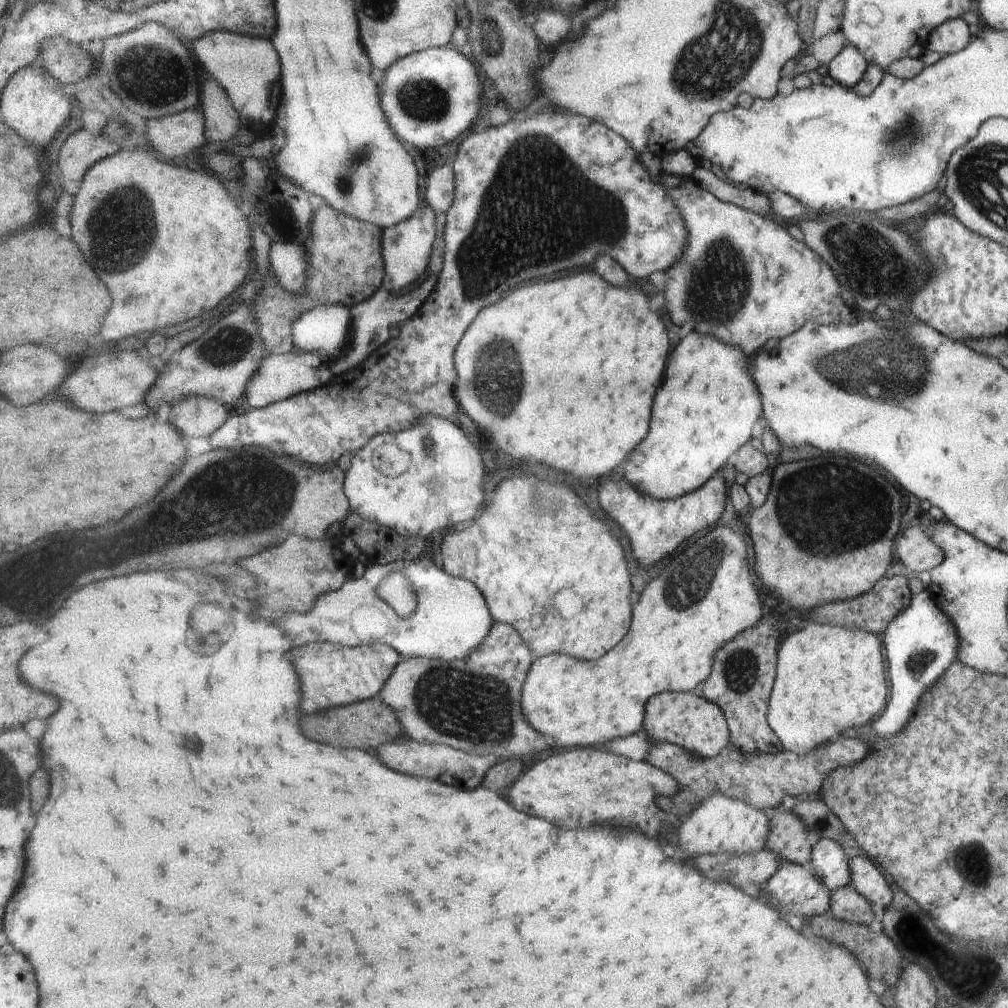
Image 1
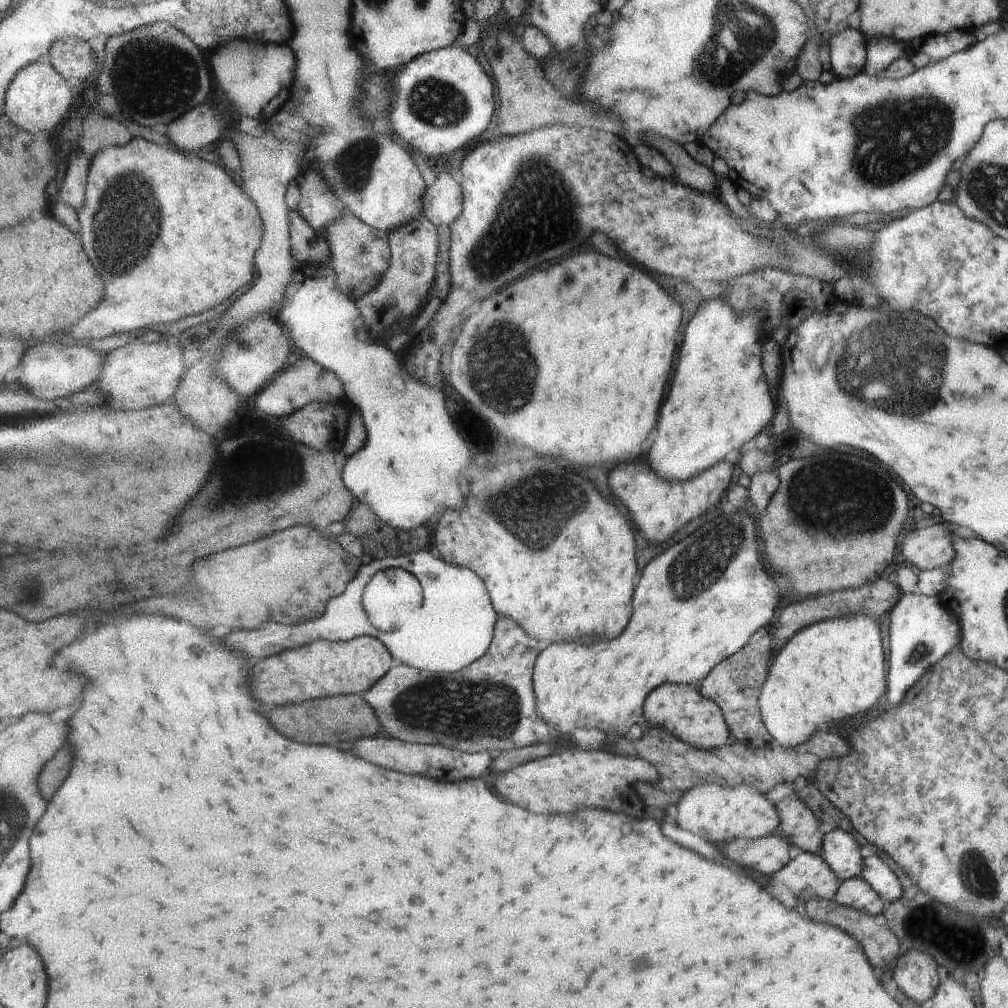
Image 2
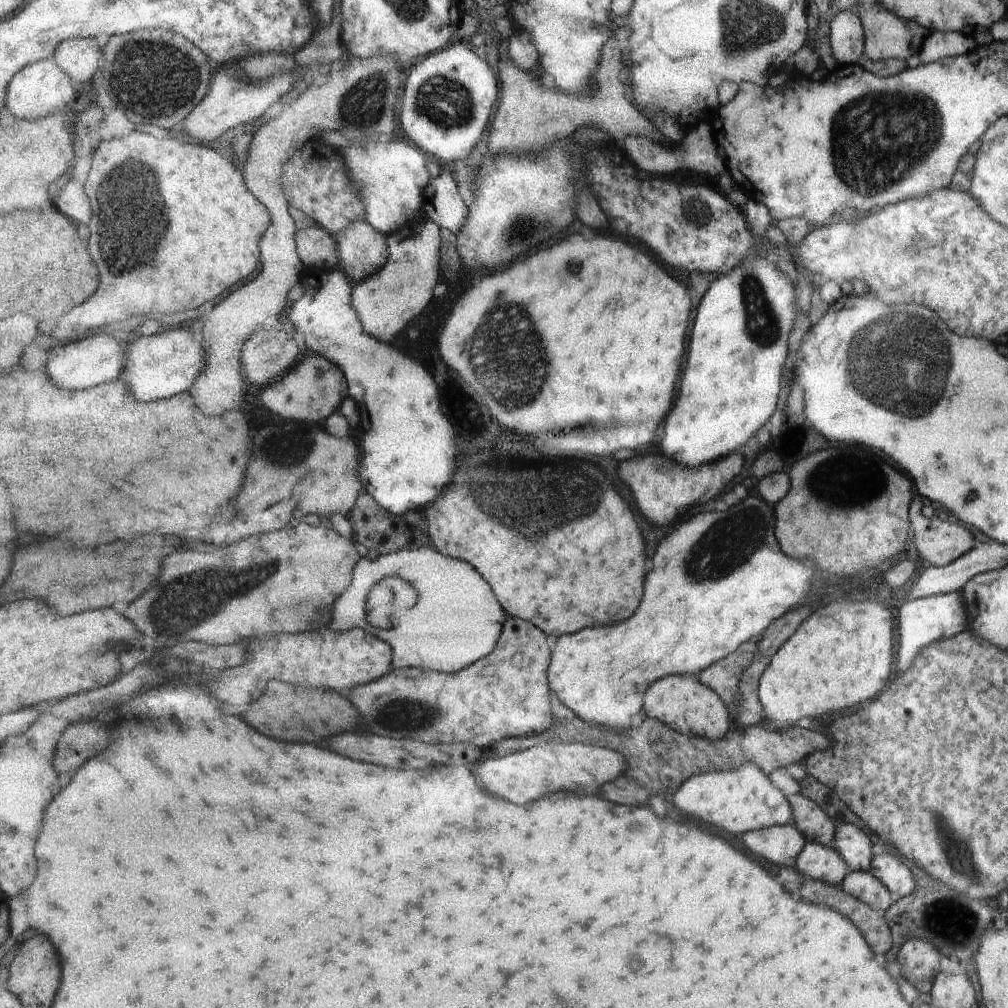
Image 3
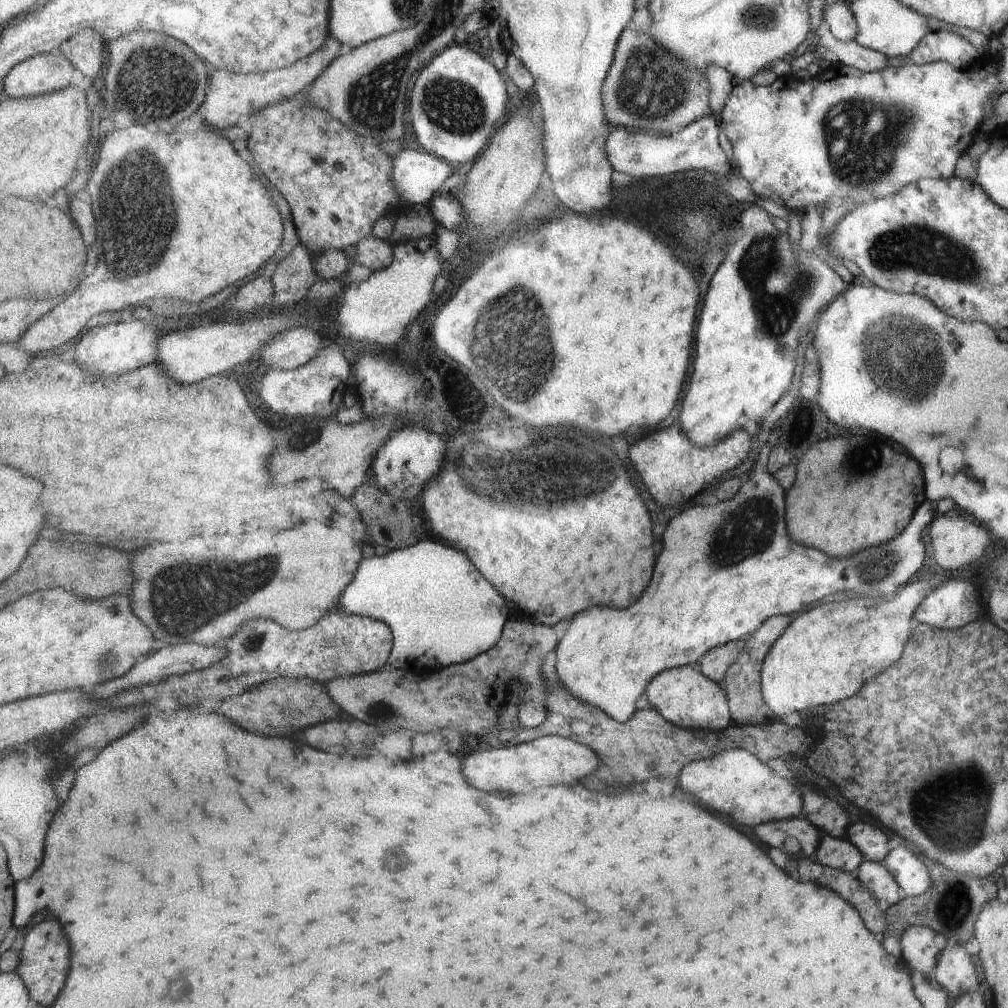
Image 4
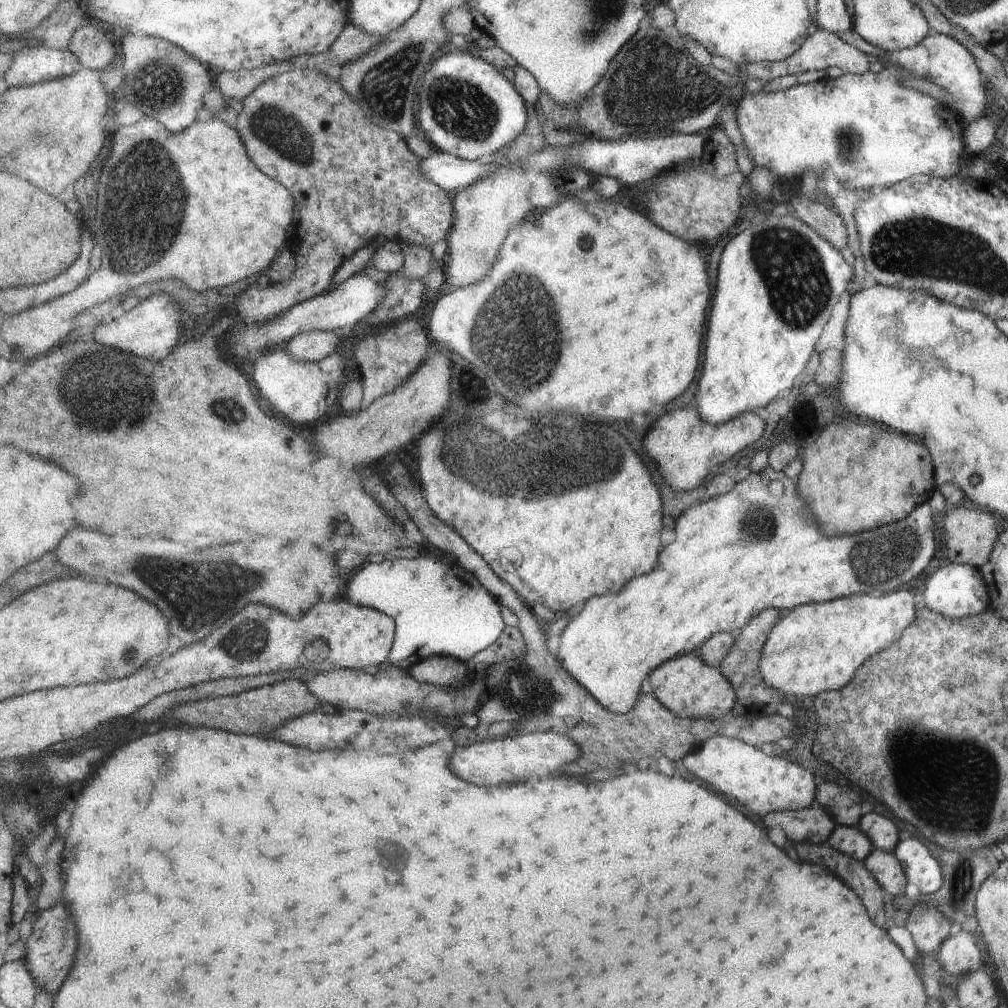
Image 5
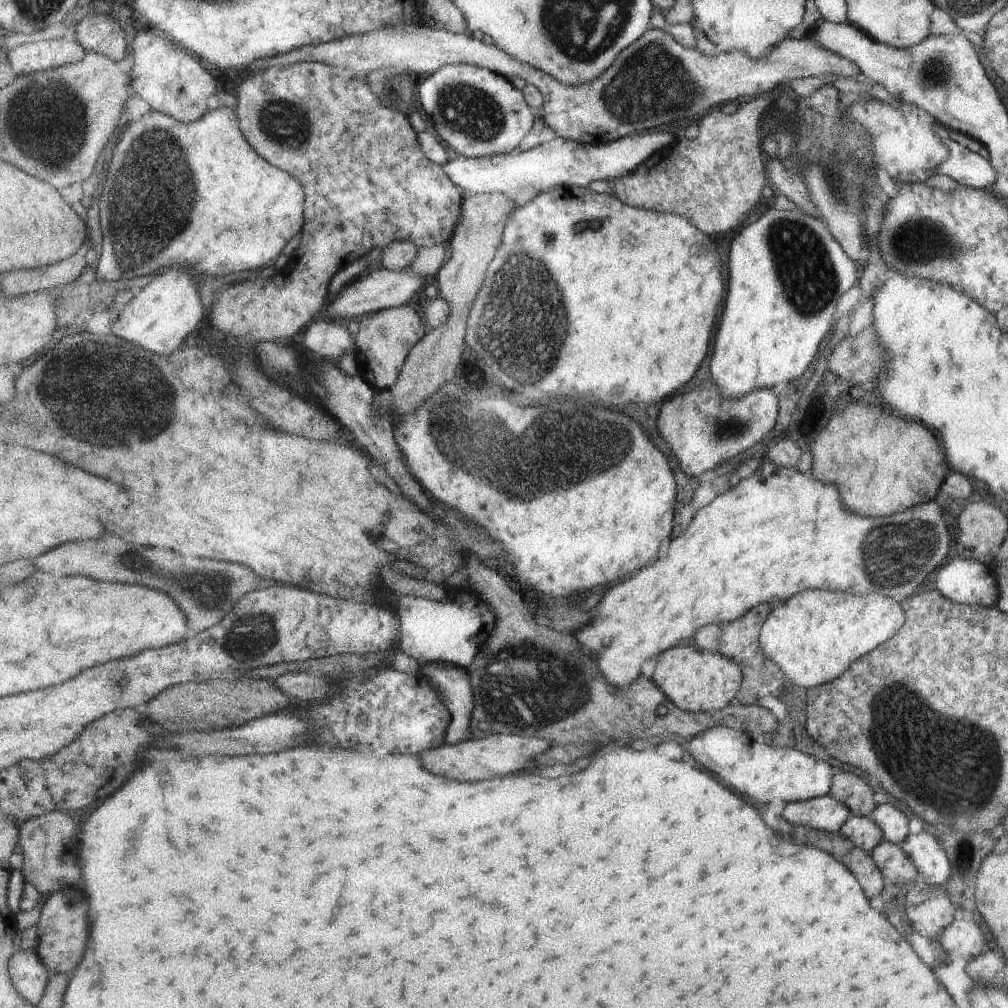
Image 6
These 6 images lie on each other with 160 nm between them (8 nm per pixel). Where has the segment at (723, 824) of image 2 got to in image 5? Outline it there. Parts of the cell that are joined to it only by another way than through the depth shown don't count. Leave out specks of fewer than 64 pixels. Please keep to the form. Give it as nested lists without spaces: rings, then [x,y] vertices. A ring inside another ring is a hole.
[[[717,735],[705,741],[696,752],[688,754],[681,763],[695,778],[713,786],[713,790],[733,796],[733,800],[737,798],[739,806],[755,816],[806,809],[814,801],[816,784],[809,771],[775,755],[765,756],[761,749],[742,743],[741,739]]]

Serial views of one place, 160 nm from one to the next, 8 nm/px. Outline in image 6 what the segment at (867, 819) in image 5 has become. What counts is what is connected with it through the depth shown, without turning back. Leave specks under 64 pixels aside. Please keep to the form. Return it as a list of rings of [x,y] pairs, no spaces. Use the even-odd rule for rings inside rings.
[[[875,805],[867,818],[882,832],[882,840],[898,845],[907,835],[907,818],[893,806]]]

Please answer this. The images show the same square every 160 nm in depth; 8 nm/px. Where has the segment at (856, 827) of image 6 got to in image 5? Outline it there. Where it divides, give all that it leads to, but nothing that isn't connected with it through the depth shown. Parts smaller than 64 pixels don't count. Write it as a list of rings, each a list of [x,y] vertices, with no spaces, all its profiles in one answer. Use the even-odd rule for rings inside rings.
[[[837,824],[825,844],[830,849],[836,850],[860,863],[873,849],[868,838],[857,828]]]

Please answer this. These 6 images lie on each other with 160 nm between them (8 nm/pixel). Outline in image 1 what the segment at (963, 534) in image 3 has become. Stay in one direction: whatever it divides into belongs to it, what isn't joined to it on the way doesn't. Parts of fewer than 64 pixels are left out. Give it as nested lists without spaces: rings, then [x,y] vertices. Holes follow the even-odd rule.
[[[908,527],[900,531],[895,542],[895,554],[911,573],[932,570],[942,562],[943,554],[928,538],[927,530]]]

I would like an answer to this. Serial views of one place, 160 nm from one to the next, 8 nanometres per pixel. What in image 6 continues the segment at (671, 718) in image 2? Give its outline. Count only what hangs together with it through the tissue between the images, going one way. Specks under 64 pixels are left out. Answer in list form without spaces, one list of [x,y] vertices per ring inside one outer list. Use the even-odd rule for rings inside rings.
[[[676,646],[657,657],[651,680],[665,691],[665,694],[681,710],[687,712],[720,711],[735,702],[743,675],[733,661],[721,653],[709,652],[693,646]]]

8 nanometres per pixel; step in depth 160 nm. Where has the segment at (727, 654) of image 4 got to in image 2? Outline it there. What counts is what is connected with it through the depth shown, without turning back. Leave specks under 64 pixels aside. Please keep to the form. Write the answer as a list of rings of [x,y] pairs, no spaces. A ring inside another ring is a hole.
[[[759,628],[749,638],[746,646],[727,658],[725,662],[721,662],[712,671],[712,674],[709,674],[709,677],[701,682],[700,688],[700,692],[705,698],[711,698],[721,706],[725,721],[732,733],[732,740],[756,748],[766,748],[774,744],[768,730],[765,730],[759,708],[760,689],[767,678],[769,656],[771,656],[771,640],[769,640],[765,628]]]

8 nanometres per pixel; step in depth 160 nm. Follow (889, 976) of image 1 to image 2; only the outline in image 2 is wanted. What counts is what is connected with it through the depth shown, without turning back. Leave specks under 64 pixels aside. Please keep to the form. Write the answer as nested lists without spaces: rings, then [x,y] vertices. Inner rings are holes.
[[[811,898],[805,901],[804,908],[805,912],[807,912],[806,916],[810,920],[825,922],[825,924],[835,926],[835,928],[847,932],[847,934],[861,946],[861,951],[864,953],[870,966],[879,968],[879,970],[891,971],[894,960],[897,959],[901,953],[899,952],[899,946],[895,936],[884,926],[878,917],[866,914],[861,910],[836,904],[832,900],[824,900],[823,898]]]

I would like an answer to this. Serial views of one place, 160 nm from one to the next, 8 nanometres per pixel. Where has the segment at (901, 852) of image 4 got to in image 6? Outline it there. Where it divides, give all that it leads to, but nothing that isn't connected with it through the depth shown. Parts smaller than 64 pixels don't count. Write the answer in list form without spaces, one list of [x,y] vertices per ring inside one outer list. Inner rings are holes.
[[[923,830],[917,834],[908,834],[898,847],[909,857],[921,882],[931,887],[939,887],[949,880],[950,862],[933,836]]]

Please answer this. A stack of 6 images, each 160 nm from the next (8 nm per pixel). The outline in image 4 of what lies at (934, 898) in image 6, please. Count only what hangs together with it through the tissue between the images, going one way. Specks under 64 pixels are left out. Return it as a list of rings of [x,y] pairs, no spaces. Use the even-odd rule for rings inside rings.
[[[909,924],[898,938],[901,958],[909,970],[921,972],[925,978],[936,966],[938,957],[946,948],[946,938],[931,928],[919,924]]]

